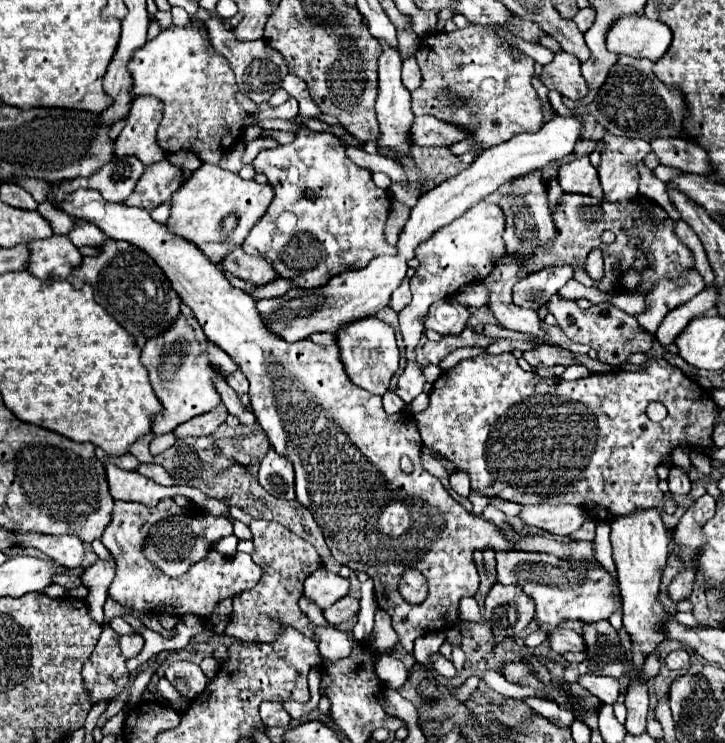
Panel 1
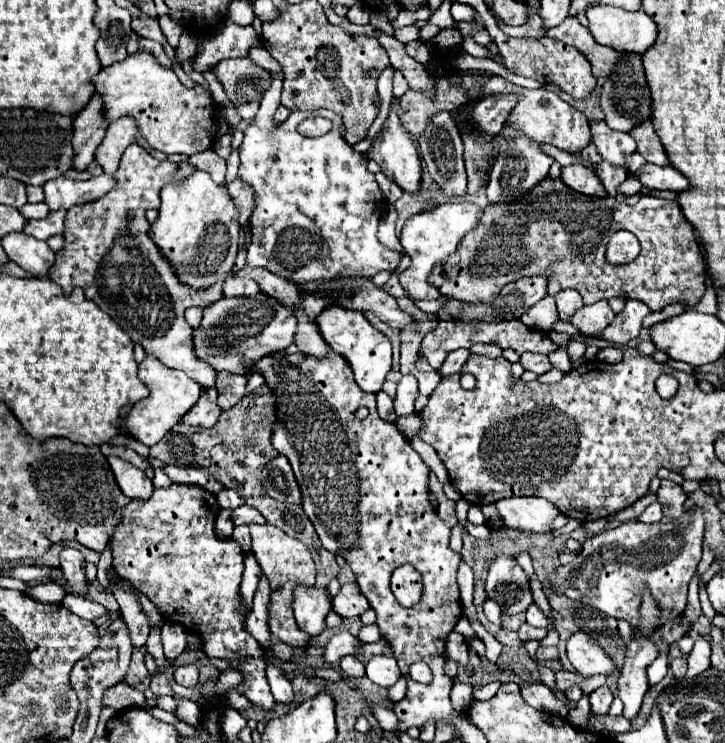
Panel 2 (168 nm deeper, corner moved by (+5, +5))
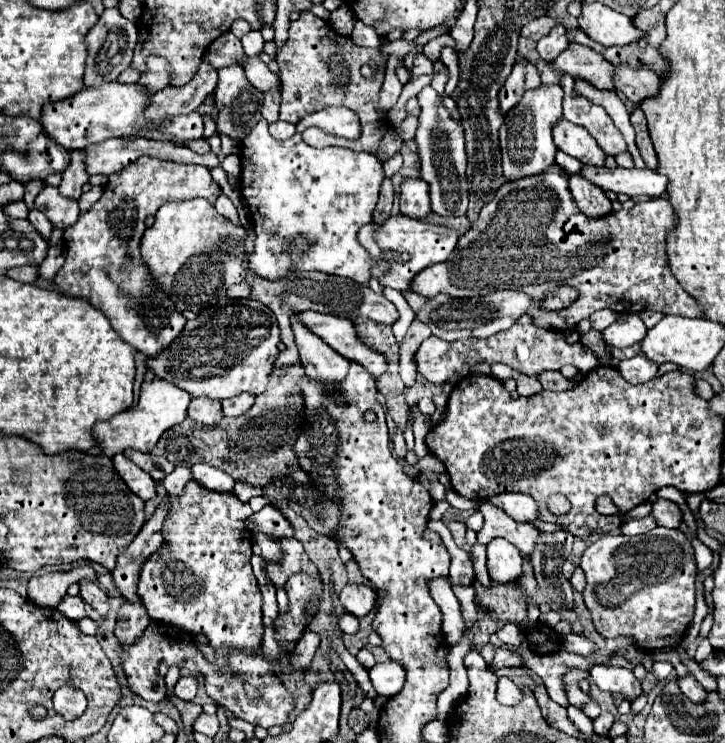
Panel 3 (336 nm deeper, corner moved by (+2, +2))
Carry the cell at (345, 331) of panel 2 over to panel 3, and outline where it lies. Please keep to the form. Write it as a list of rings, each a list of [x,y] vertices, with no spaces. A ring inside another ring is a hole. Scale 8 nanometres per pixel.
[[[301,312],[299,322],[305,324],[315,336],[319,336],[325,344],[329,344],[335,352],[341,356],[361,364],[367,368],[367,372],[373,378],[379,378],[385,372],[387,360],[381,358],[381,354],[369,350],[355,334],[355,326],[351,320],[339,318],[339,316],[329,316],[329,314],[319,314],[319,312]]]

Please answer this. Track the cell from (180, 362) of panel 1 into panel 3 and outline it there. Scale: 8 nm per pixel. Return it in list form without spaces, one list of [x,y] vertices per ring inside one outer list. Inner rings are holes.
[[[155,378],[151,382],[143,382],[141,392],[139,392],[139,400],[133,408],[113,416],[111,420],[97,422],[97,426],[93,426],[93,436],[97,438],[97,446],[109,458],[113,458],[115,454],[119,454],[127,448],[133,448],[139,452],[151,452],[153,446],[157,444],[159,436],[167,428],[179,424],[187,416],[189,402],[191,402],[191,396],[171,382],[165,382],[159,378]]]

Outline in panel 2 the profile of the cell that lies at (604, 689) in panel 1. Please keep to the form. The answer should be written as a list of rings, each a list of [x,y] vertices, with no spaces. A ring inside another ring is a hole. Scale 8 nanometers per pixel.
[[[602,685],[596,691],[590,693],[590,705],[592,705],[592,713],[608,713],[608,707],[612,703],[612,691]]]

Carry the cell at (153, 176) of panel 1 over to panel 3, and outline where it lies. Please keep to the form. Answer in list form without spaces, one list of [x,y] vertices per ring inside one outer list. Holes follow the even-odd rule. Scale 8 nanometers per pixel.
[[[149,156],[137,158],[137,162],[129,164],[125,170],[111,174],[101,200],[65,230],[63,242],[67,260],[53,282],[71,296],[87,298],[111,320],[113,330],[133,348],[145,356],[159,354],[179,336],[187,320],[159,290],[141,260],[139,244],[145,232],[145,218],[173,200],[205,198],[215,204],[221,194],[219,184],[205,166],[177,164]]]

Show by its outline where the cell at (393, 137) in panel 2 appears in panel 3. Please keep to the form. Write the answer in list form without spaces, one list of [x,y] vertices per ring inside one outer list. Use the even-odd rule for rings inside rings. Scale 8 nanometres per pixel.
[[[407,178],[401,184],[401,214],[409,218],[425,218],[431,212],[429,188],[423,180]]]

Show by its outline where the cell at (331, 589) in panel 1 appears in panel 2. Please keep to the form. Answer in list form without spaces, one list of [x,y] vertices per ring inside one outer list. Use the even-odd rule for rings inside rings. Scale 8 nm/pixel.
[[[298,585],[294,589],[292,607],[294,607],[298,627],[302,627],[312,637],[316,637],[326,627],[324,617],[332,609],[330,593],[328,593],[326,587],[318,587],[318,585],[310,585],[310,587]]]

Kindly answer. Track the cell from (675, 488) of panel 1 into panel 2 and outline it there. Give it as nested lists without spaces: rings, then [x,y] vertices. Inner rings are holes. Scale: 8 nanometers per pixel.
[[[662,479],[662,485],[658,489],[658,501],[664,507],[668,507],[668,509],[664,509],[664,515],[666,517],[674,517],[674,519],[680,517],[682,511],[684,511],[686,497],[688,495],[684,493],[684,489],[678,483],[674,483],[670,479]]]

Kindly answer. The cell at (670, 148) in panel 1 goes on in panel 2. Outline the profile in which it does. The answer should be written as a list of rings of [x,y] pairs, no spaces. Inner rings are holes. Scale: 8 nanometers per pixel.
[[[644,121],[642,125],[634,127],[630,135],[636,139],[638,153],[654,165],[670,165],[670,159],[666,155],[666,149],[662,147],[662,141],[658,139],[658,133],[654,131],[652,121]]]

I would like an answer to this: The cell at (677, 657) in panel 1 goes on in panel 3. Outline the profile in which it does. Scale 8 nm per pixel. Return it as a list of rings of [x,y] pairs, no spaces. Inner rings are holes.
[[[691,674],[685,676],[685,678],[679,678],[679,688],[681,688],[681,692],[683,692],[693,704],[701,704],[701,702],[705,702],[705,698],[707,698],[703,686],[701,686]]]

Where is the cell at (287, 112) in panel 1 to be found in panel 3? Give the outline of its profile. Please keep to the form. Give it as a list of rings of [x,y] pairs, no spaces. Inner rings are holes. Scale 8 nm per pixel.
[[[279,120],[275,124],[269,124],[269,134],[273,138],[277,138],[277,140],[287,140],[287,138],[291,138],[295,134],[295,126]]]

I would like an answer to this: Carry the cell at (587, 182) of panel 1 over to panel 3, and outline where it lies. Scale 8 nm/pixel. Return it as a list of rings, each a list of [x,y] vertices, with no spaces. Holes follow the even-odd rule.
[[[573,174],[569,178],[569,190],[581,208],[583,214],[589,218],[603,218],[611,212],[611,200],[605,196],[605,192],[597,186],[593,186],[589,180]]]

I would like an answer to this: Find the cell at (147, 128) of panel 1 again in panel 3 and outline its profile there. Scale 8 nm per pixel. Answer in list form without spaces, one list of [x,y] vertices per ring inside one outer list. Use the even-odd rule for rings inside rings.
[[[109,138],[105,142],[99,142],[99,144],[93,144],[93,146],[87,146],[85,148],[85,166],[87,166],[87,172],[93,176],[93,174],[115,174],[119,170],[123,170],[125,166],[133,164],[139,156],[153,156],[153,158],[165,158],[165,160],[171,160],[184,164],[203,164],[207,166],[209,170],[219,166],[219,158],[209,152],[209,154],[197,154],[193,150],[189,150],[187,146],[173,146],[171,142],[155,142],[155,140],[147,140],[147,138],[135,138],[135,140],[125,140],[125,138]]]

